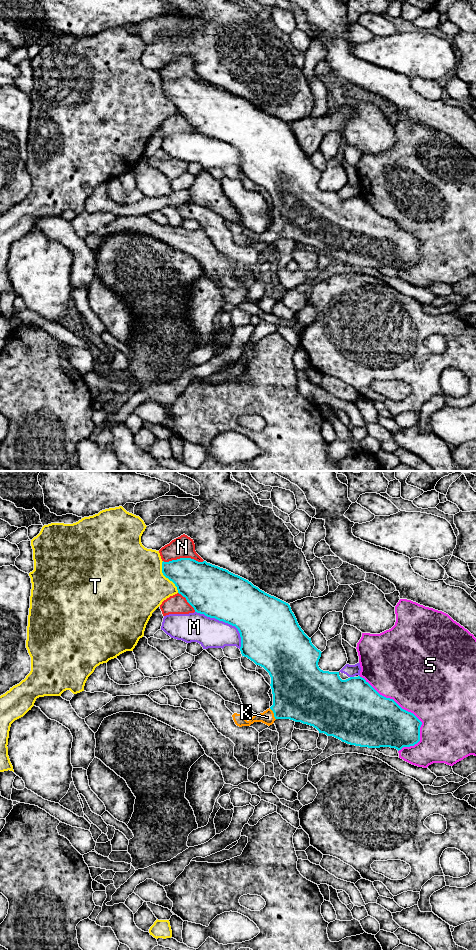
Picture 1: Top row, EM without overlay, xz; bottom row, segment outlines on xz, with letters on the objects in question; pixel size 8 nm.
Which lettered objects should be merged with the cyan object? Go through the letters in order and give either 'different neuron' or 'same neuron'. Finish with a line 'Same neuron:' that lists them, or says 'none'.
K: same neuron
M: different neuron
N: different neuron
S: different neuron
T: different neuron
Same neuron: K

